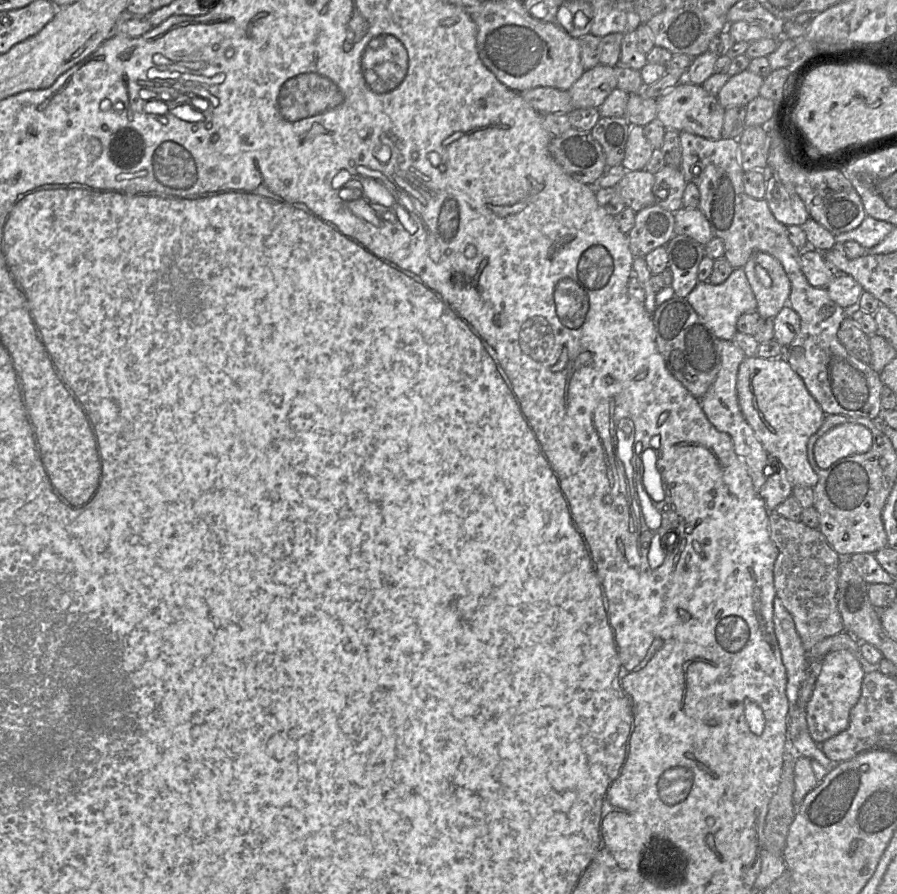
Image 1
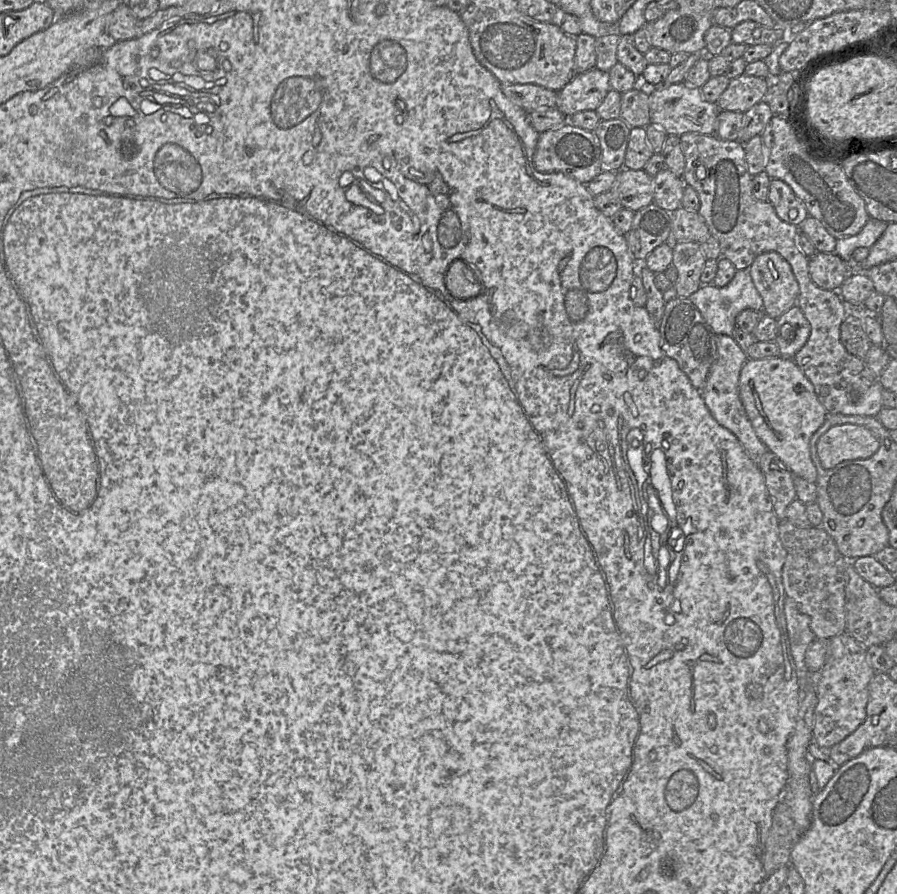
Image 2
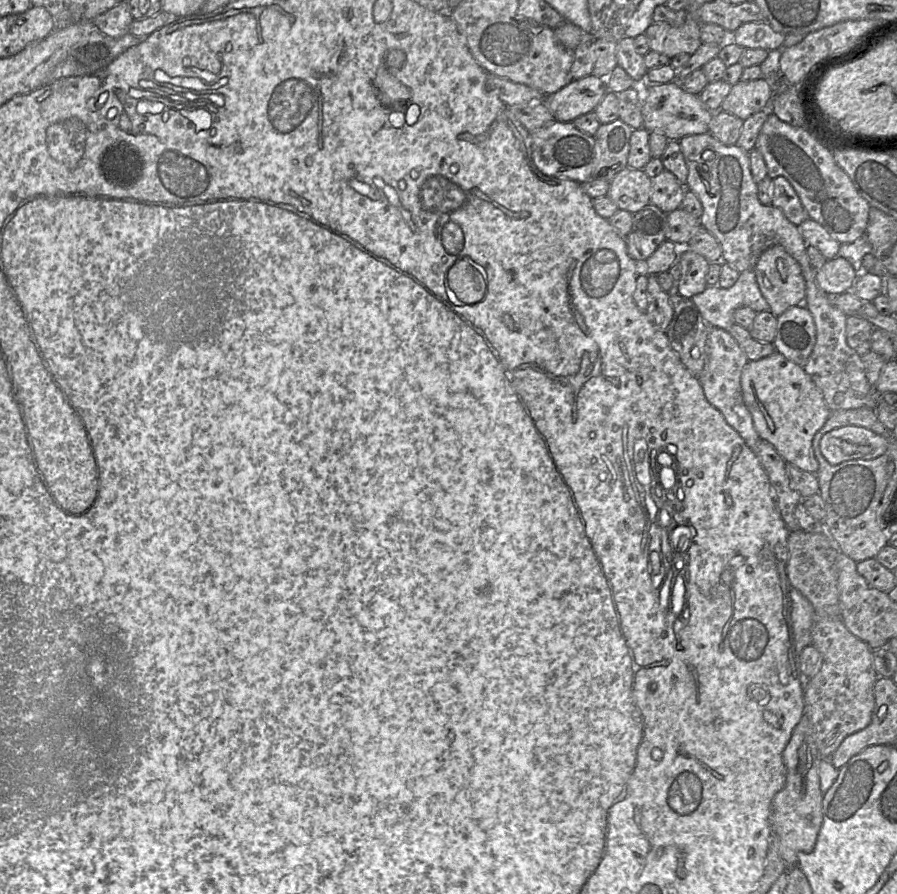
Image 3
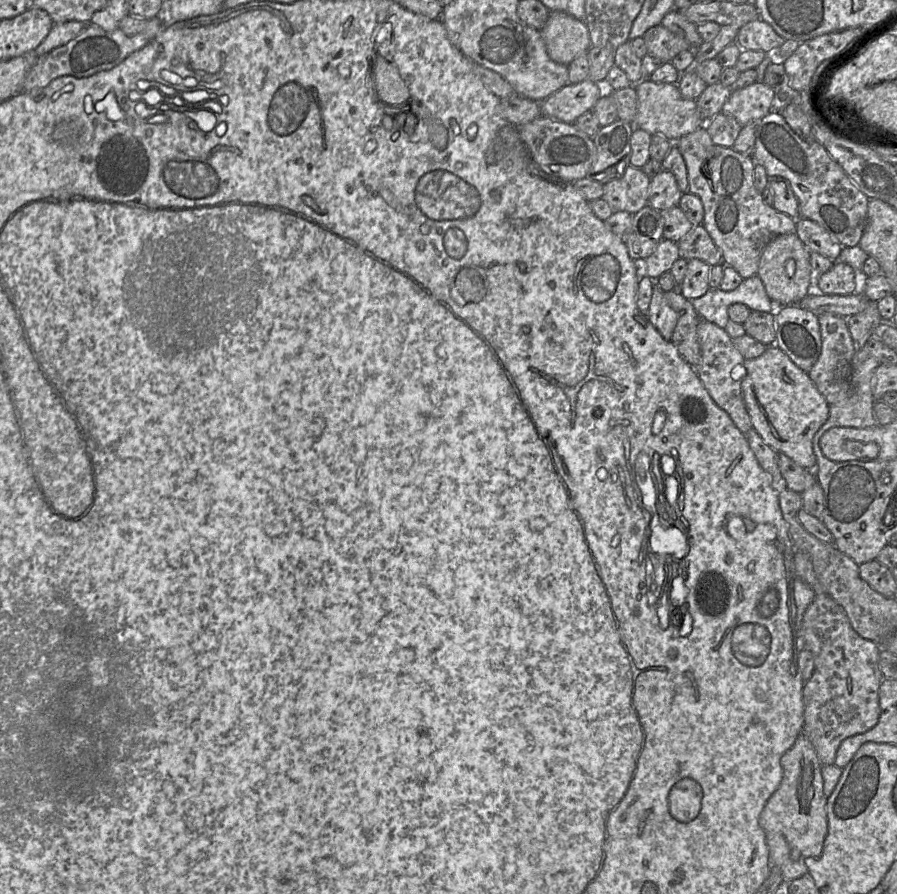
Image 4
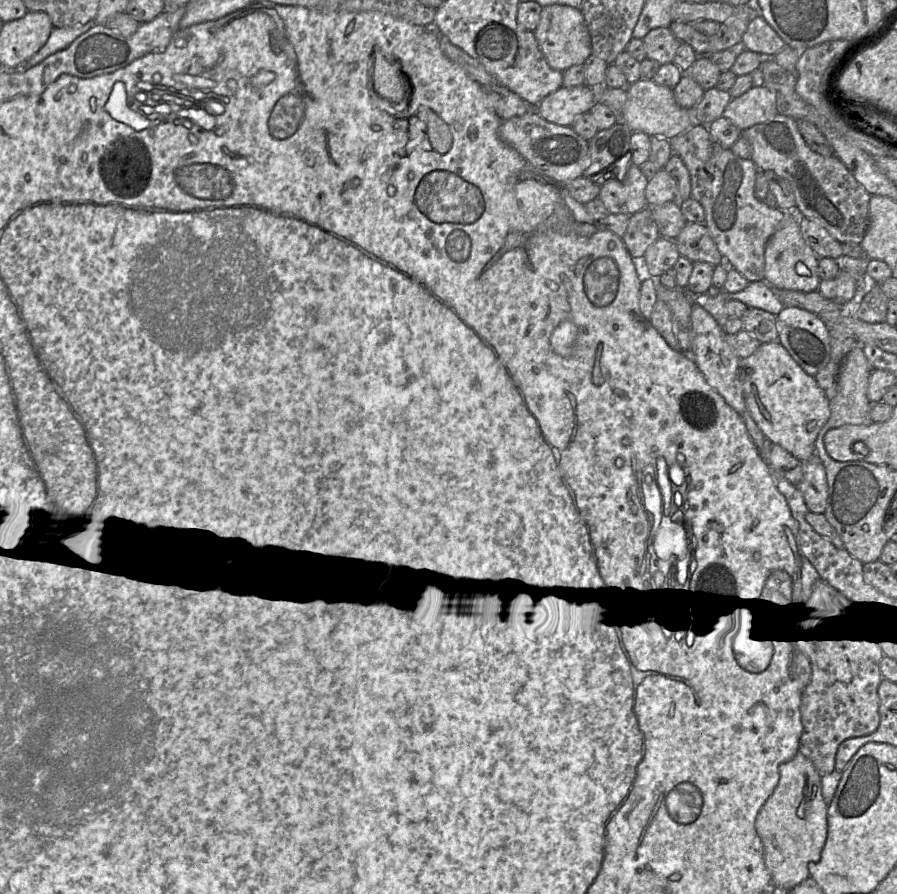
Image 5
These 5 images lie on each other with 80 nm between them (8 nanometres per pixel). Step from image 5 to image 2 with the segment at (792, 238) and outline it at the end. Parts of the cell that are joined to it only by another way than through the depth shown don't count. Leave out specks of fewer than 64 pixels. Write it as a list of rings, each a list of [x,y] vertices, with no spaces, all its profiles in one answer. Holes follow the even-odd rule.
[[[774,251],[758,255],[750,266],[752,281],[763,300],[763,313],[778,319],[797,305],[799,284],[791,265]]]

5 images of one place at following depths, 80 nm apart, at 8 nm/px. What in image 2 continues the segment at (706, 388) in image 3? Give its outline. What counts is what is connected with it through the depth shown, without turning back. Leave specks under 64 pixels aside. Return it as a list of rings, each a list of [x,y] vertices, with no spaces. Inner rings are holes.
[[[716,335],[716,360],[704,387],[699,391],[714,419],[737,437],[751,458],[758,460],[767,448],[756,436],[739,396],[740,371],[747,360],[747,354],[731,336]]]

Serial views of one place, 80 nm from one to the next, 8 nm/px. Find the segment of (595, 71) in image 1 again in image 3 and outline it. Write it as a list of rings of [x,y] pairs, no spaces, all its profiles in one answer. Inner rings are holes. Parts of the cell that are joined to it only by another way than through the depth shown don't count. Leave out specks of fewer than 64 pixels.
[[[590,74],[574,79],[552,95],[545,97],[545,105],[555,120],[573,122],[579,116],[593,112],[608,92],[606,78]]]

